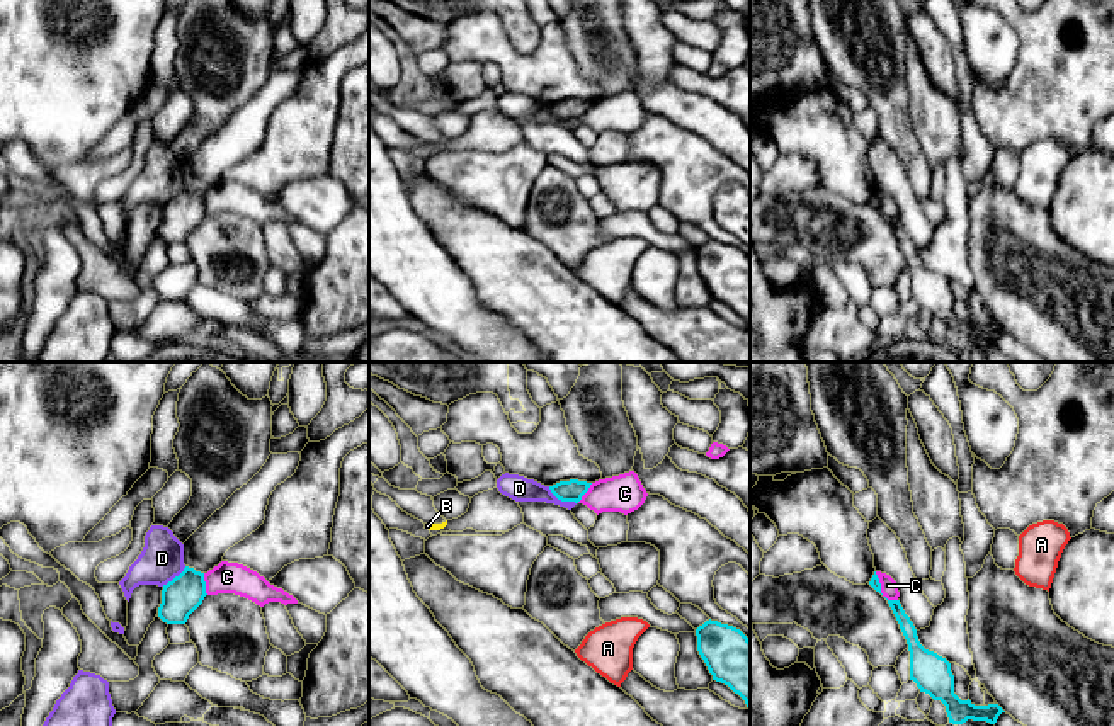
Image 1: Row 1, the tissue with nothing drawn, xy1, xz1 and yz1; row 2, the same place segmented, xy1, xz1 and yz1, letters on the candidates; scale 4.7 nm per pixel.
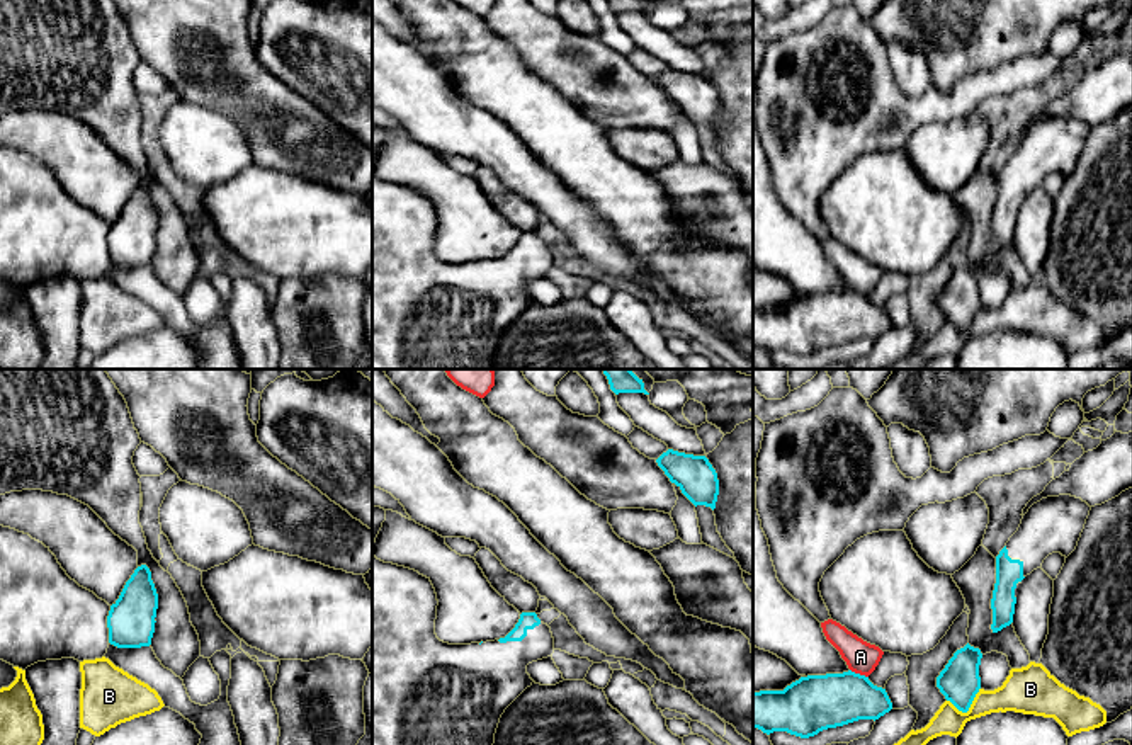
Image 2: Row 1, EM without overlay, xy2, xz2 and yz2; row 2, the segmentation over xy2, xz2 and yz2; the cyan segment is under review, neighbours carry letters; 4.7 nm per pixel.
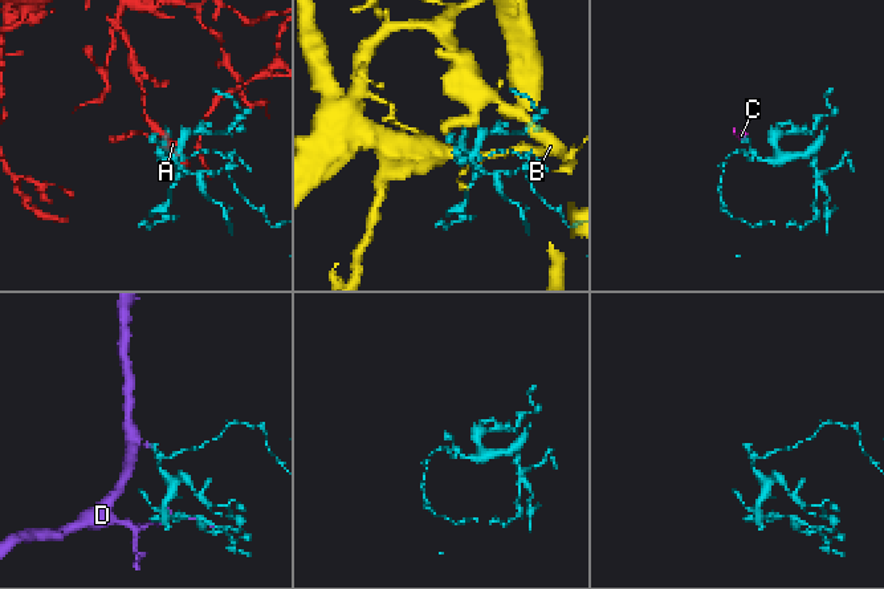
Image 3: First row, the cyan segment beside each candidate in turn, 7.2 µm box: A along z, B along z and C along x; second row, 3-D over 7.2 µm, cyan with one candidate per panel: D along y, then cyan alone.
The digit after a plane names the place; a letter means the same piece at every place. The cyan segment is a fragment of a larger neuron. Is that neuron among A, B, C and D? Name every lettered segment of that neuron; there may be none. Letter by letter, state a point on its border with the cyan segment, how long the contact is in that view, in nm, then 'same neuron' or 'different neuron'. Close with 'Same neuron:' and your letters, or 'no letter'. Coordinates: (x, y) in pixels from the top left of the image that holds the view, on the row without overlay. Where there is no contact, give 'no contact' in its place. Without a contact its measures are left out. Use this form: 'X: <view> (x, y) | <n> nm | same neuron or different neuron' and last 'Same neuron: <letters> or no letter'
A: yz2 (859, 293) | 100 nm | different neuron
B: yz2 (967, 329) | 170 nm | different neuron
C: xy1 (204, 203) | 110 nm | different neuron
D: xz1 (562, 119) | 160 nm | different neuron
Same neuron: no letter

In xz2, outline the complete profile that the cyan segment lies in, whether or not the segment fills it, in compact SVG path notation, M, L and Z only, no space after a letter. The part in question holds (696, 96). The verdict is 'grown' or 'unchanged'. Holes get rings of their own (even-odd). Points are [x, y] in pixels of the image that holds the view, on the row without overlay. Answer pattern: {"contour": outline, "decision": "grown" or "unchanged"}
{"contour": "M668 68L656 82L695 126L705 124L712 129L716 128L719 99L705 75Z", "decision": "unchanged"}

